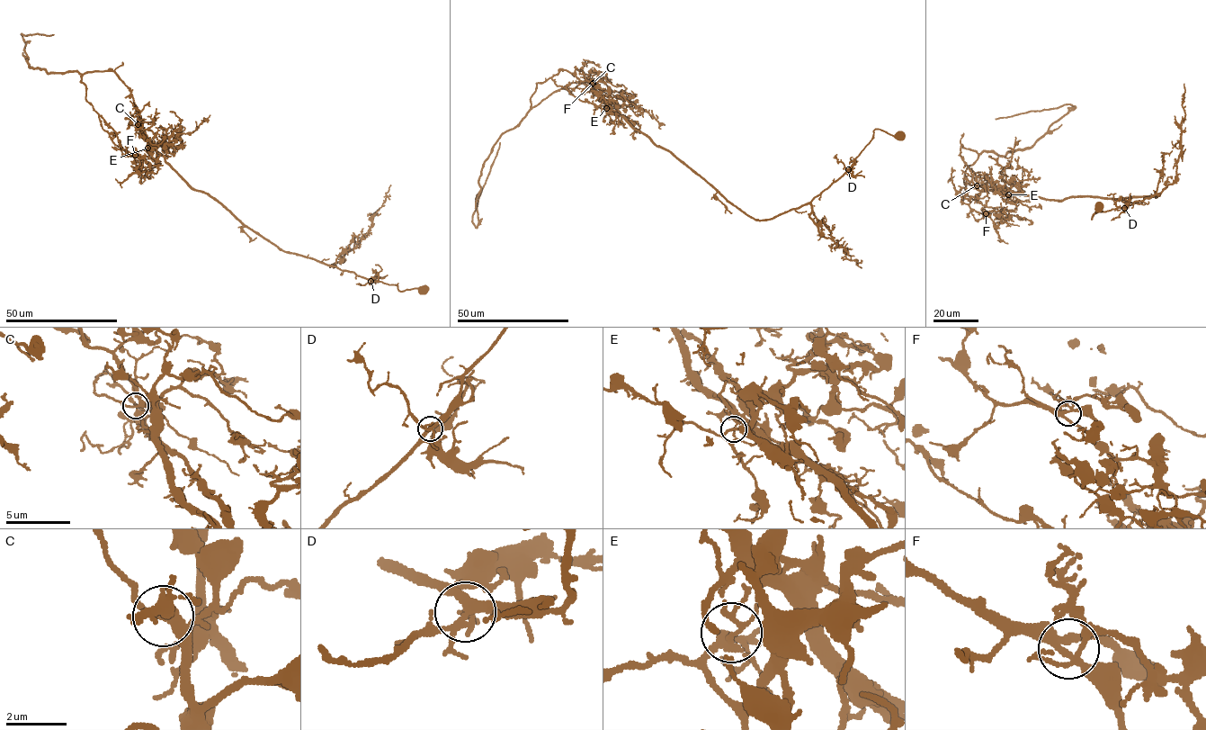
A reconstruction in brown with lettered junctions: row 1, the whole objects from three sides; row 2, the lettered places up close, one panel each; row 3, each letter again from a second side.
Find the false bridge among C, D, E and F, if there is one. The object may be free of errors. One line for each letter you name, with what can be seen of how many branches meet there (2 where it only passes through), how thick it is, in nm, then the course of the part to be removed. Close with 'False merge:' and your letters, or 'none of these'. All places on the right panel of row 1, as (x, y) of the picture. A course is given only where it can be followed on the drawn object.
E: branches 4; calibre 100 nm; course (1008, 194), (982, 182), (960, 147), (1001, 156), (1029, 148), (1075, 106), (996, 119)
False merge: E

